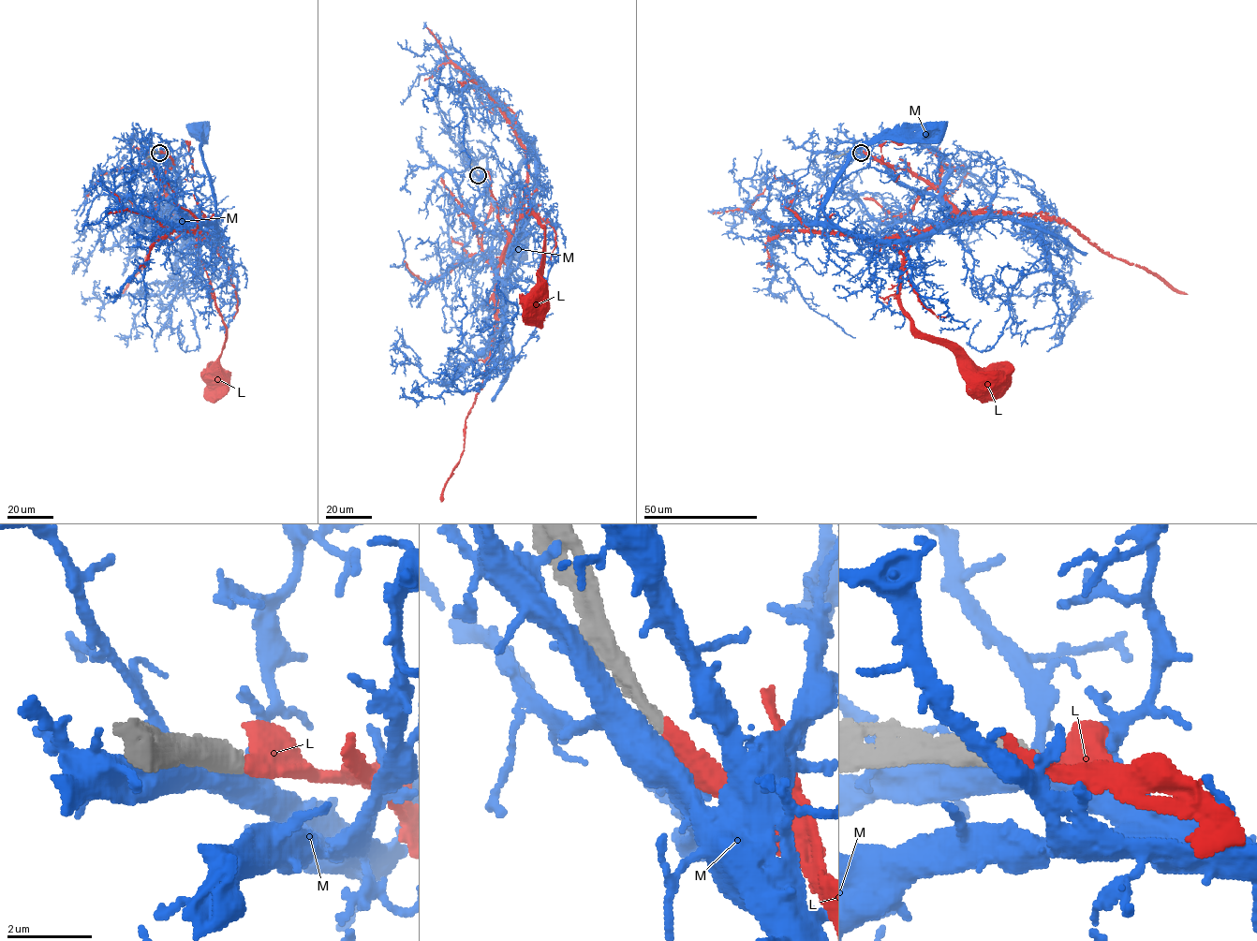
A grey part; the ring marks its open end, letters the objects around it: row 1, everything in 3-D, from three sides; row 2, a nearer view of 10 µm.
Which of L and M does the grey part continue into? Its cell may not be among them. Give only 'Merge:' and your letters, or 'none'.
Merge: L

